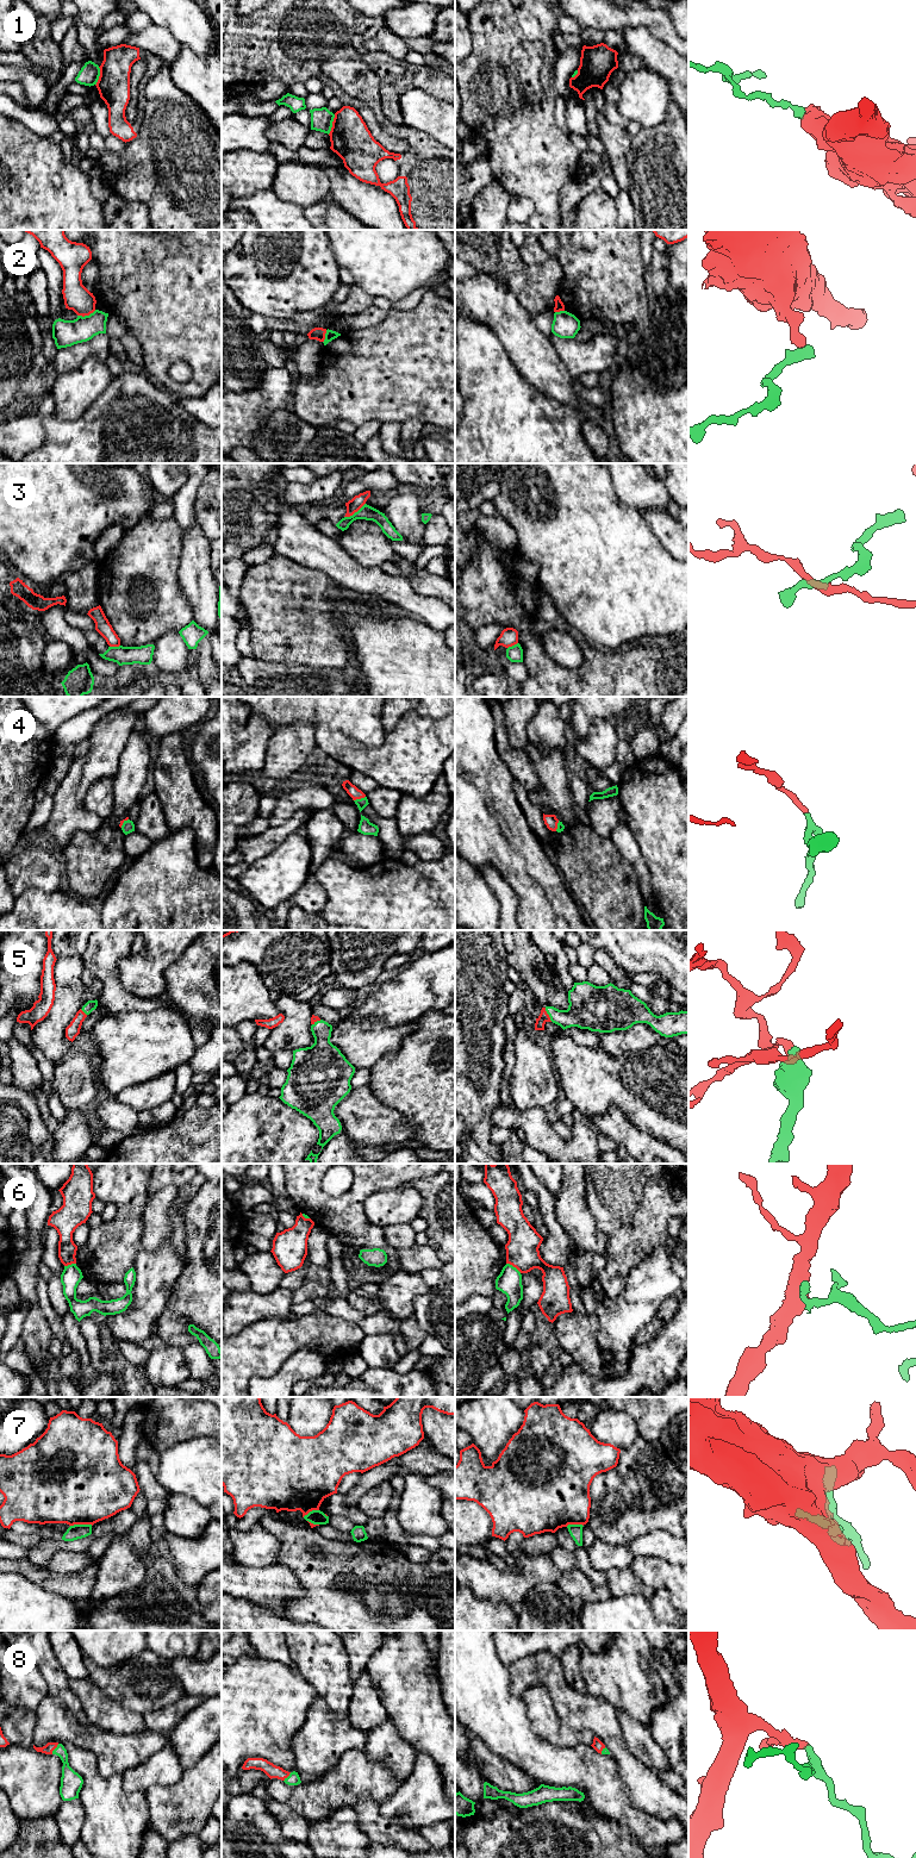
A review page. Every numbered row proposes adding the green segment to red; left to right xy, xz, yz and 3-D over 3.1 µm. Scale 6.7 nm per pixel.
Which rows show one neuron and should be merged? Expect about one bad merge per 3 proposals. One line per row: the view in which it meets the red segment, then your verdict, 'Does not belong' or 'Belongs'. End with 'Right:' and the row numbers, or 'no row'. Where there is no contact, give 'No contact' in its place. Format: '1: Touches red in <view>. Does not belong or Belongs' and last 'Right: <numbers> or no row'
1: Touches red in xz. Does not belong
2: Touches red in xy. Does not belong
3: Touches red in xz. Does not belong
4: Touches red in xz. Belongs
5: Touches red in yz. Belongs
6: Touches red in yz. Does not belong
7: Touches red in xy. Does not belong
8: Touches red in xy. Belongs
Right: 4, 5, 8

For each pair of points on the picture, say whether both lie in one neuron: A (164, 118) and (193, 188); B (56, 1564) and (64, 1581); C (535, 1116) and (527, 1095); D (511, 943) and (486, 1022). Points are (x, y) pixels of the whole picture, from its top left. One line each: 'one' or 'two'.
A: one
B: two
C: two
D: two

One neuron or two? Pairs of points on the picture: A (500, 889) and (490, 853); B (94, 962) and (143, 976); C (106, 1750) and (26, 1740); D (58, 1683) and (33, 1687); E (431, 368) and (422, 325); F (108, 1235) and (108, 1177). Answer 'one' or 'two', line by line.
A: one
B: two
C: two
D: two
E: one
F: one

